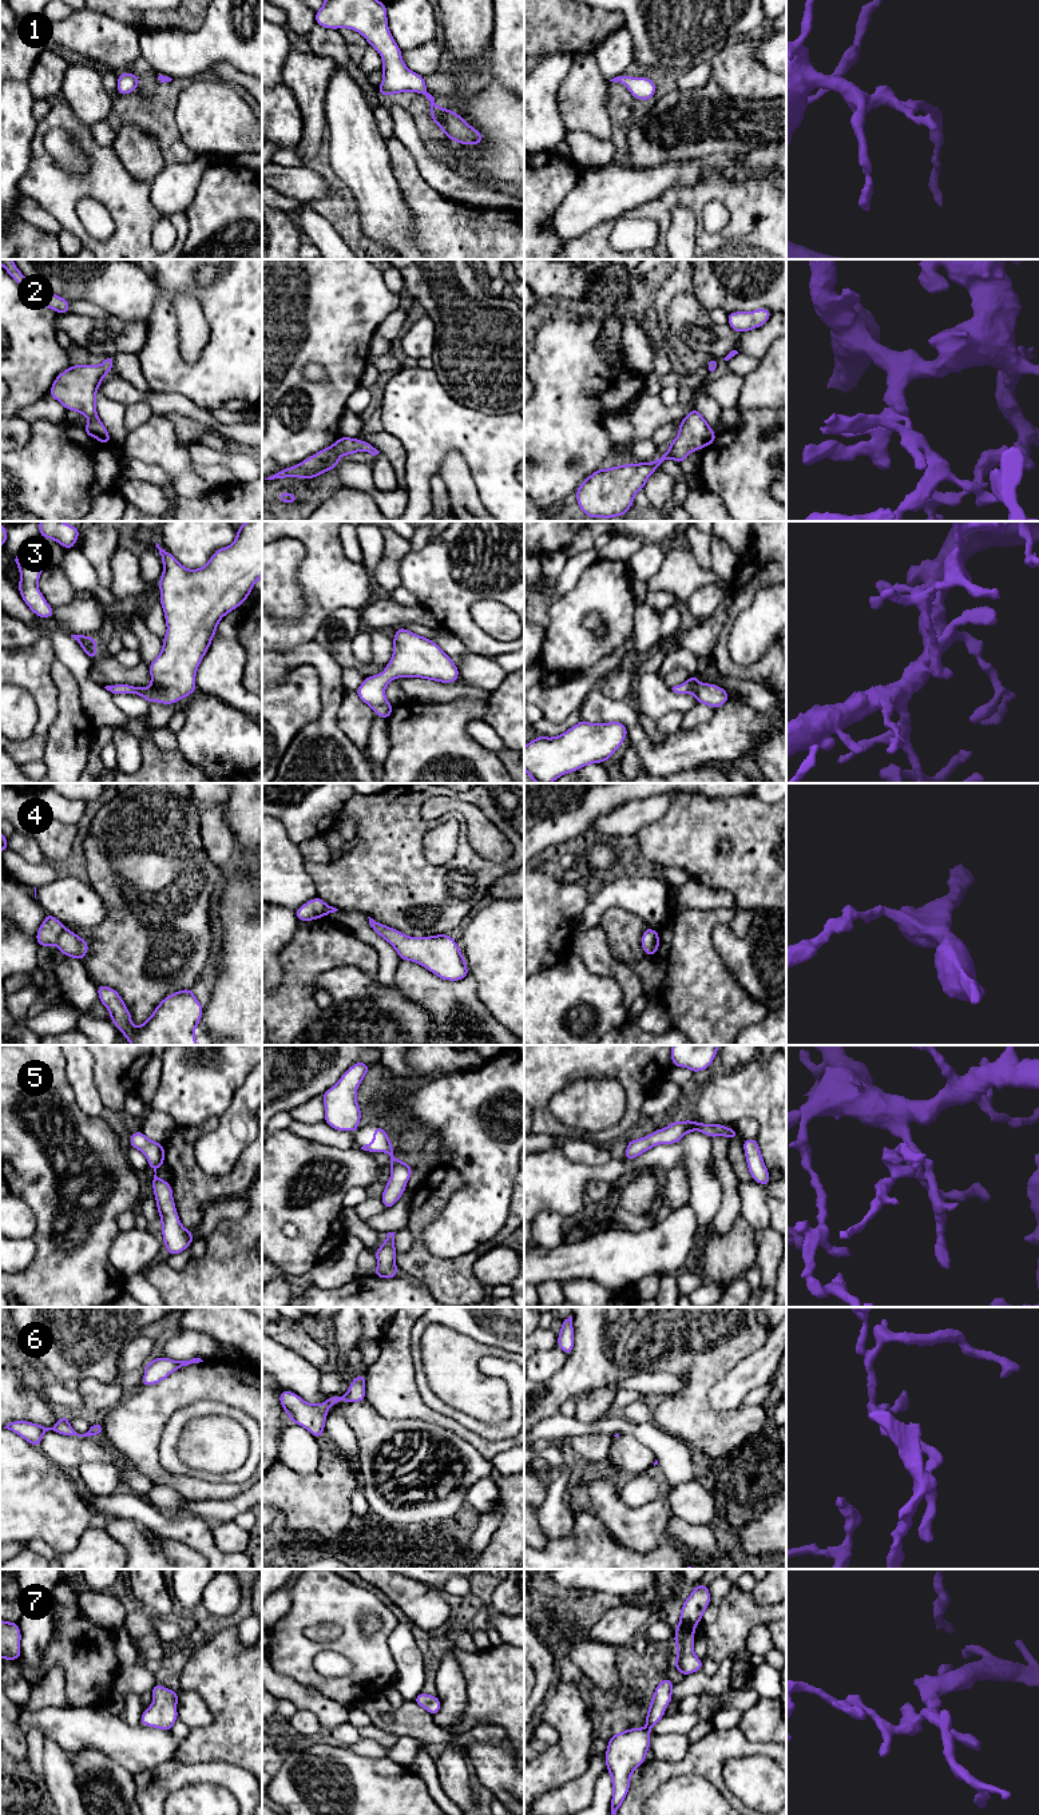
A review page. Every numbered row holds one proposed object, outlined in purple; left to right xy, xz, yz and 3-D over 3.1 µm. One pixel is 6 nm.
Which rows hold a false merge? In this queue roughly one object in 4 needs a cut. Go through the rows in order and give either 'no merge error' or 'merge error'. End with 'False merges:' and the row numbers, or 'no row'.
1: no merge error
2: no merge error
3: no merge error
4: merge error
5: no merge error
6: no merge error
7: no merge error
False merges: 4

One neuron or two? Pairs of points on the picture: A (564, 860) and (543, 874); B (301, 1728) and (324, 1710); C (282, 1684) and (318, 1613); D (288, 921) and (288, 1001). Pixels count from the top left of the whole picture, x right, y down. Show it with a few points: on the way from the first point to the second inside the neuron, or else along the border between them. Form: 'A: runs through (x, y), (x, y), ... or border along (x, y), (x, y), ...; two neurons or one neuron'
A: border along (551, 866), (558, 872); two neurons
B: border along (298, 1708), (310, 1711), (324, 1730); two neurons
C: border along (276, 1671), (305, 1686); two neurons
D: border along (298, 921), (293, 937), (280, 953), (281, 972); two neurons

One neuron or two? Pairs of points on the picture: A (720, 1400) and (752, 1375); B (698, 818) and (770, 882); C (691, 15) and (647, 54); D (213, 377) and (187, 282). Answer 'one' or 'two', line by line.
A: one
B: one
C: one
D: one

